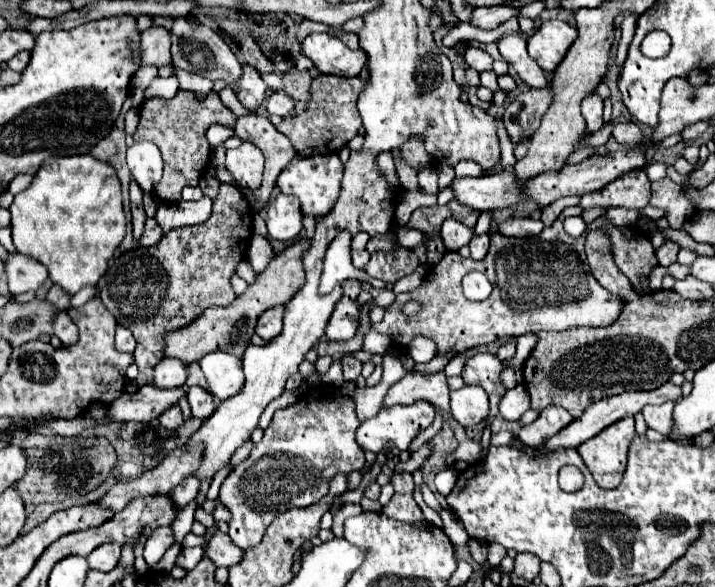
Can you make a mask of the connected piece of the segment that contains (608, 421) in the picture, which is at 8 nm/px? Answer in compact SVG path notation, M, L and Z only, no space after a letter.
M671 381L665 383L663 387L655 389L655 391L631 391L631 393L621 393L621 395L615 395L615 397L611 397L611 399L603 399L603 401L597 401L597 403L589 405L589 407L583 411L583 415L581 415L579 419L573 419L571 425L567 425L563 431L559 431L557 435L553 435L551 439L547 439L539 449L523 445L523 441L521 441L519 437L513 439L511 445L513 445L515 449L525 451L527 457L533 457L533 459L537 459L537 457L547 457L549 453L557 451L559 447L561 447L561 449L567 449L567 447L579 447L583 441L595 437L597 433L601 433L605 427L617 423L619 419L623 419L623 417L627 417L627 415L635 415L635 413L639 413L639 411L641 411L645 405L649 405L649 403L651 403L651 405L659 405L659 403L665 403L667 399L677 401L679 397L681 397L681 389L675 387Z

